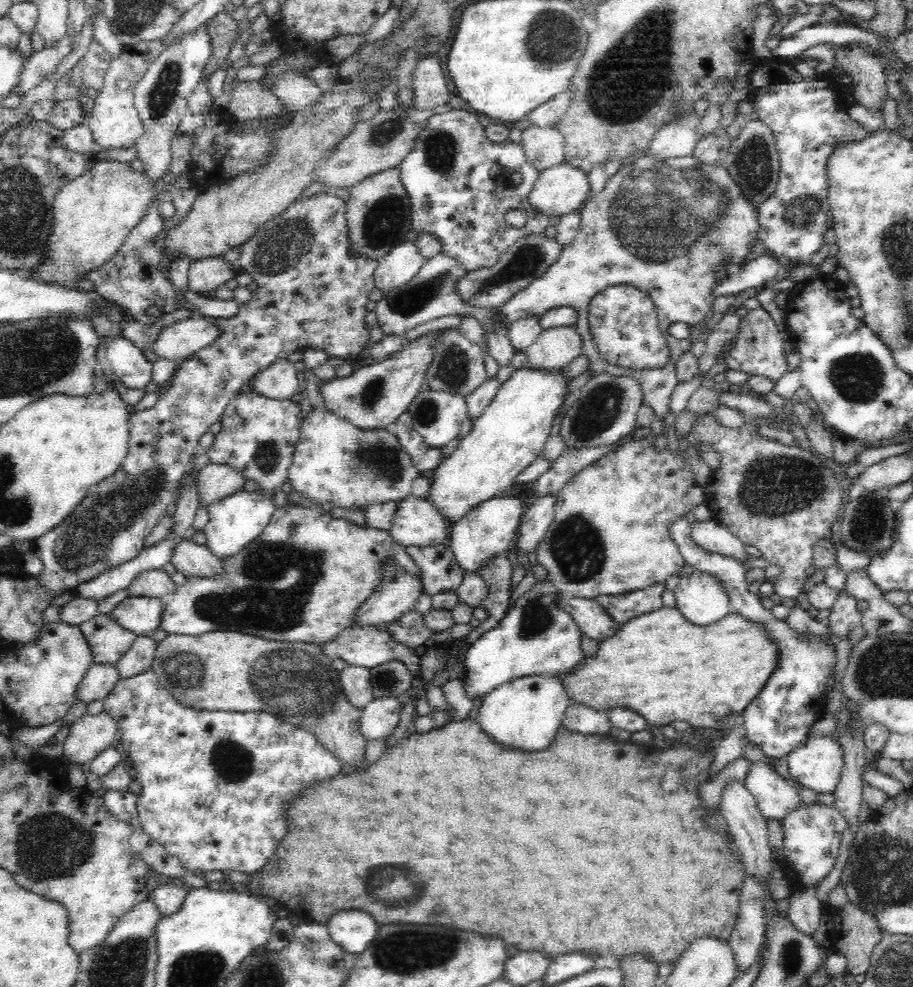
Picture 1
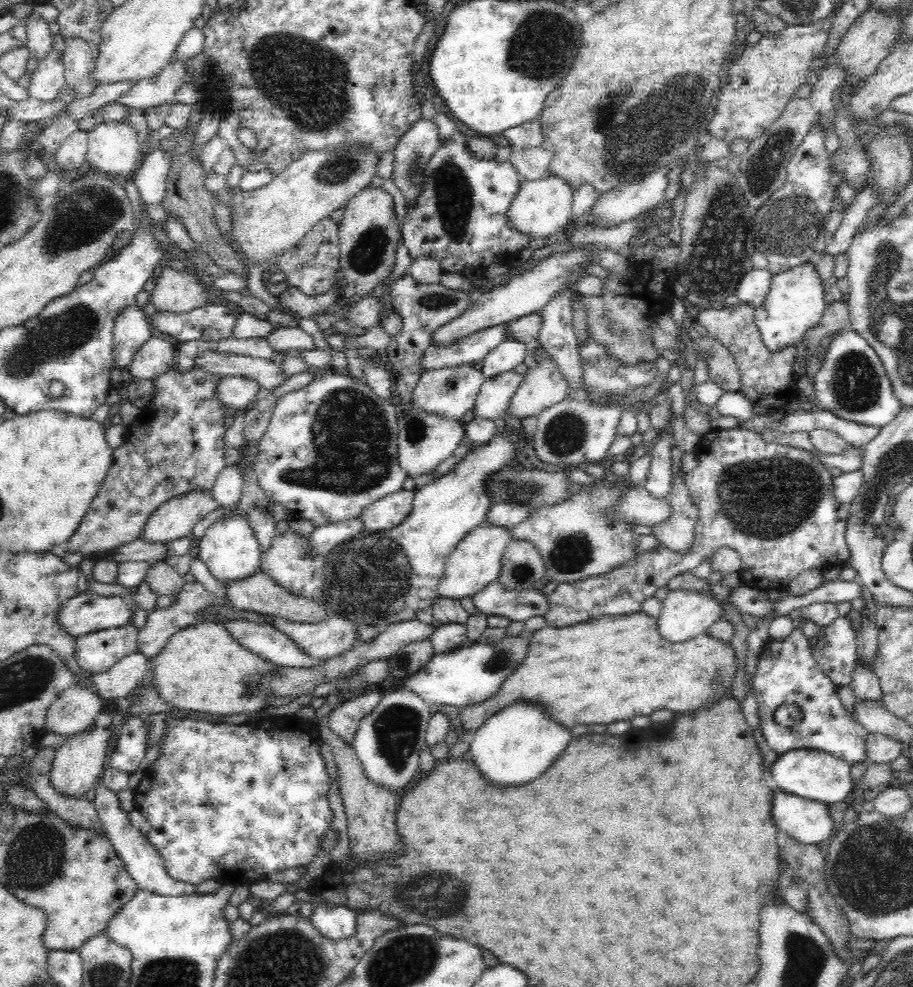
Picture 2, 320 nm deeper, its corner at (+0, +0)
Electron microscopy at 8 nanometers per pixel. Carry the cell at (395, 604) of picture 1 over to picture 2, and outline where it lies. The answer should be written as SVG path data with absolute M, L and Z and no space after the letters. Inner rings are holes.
M334 613L316 624L302 624L278 617L268 618L266 622L291 637L300 649L317 661L338 656L357 641L356 624Z

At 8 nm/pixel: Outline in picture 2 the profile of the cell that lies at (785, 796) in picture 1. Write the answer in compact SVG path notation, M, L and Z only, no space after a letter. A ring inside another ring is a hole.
M780 789L773 792L772 817L780 830L786 830L792 840L818 847L836 834L830 816L830 805L794 796Z

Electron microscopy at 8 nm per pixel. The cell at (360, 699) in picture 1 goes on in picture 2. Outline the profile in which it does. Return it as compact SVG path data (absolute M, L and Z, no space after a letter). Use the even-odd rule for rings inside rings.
M376 688L370 689L374 691L366 690L356 698L346 700L327 716L327 723L331 730L340 737L340 740L347 741L351 746L360 722L377 707L383 697Z

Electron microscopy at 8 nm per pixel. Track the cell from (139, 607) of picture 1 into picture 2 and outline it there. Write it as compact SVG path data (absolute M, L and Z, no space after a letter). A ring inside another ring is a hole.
M81 589L63 602L58 623L70 636L86 636L99 630L123 627L131 622L135 603L120 597L104 597Z

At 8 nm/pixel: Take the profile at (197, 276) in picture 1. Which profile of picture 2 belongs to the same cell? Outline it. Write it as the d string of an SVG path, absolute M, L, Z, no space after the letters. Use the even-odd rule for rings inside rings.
M165 268L150 291L149 302L156 311L187 313L206 303L208 294L196 282L193 273Z

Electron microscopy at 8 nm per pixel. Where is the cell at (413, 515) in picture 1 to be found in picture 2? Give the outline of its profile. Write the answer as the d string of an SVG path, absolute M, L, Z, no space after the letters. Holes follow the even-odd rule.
M402 489L369 504L358 516L362 521L362 530L378 532L398 526L412 510L413 493Z

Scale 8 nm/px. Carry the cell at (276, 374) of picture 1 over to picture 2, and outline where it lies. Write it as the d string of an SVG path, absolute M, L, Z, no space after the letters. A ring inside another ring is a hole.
M227 376L219 378L215 388L220 402L235 409L245 409L253 401L253 396L258 392L258 381L243 376Z

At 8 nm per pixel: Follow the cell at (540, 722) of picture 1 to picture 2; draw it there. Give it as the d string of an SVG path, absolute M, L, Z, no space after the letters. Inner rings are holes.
M517 701L500 709L500 712L494 716L488 717L488 720L475 730L468 754L472 754L472 760L476 760L476 766L480 768L480 774L486 780L492 780L492 784L500 784L502 788L506 788L512 784L526 784L528 780L542 776L548 764L552 764L552 760L556 760L556 756L564 752L570 738L573 738L570 735L570 729L560 726L558 722L552 722L540 706L532 706L532 702L526 704L526 702Z

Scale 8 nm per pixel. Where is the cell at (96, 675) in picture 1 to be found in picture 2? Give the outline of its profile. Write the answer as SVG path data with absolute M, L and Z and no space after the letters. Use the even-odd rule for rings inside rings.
M72 684L50 705L45 729L56 734L75 735L94 722L103 705L102 698L87 686Z

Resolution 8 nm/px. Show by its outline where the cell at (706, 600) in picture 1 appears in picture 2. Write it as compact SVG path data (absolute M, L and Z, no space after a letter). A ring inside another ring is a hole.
M675 590L661 602L656 629L664 640L683 643L704 633L721 617L720 606L708 596L696 591Z

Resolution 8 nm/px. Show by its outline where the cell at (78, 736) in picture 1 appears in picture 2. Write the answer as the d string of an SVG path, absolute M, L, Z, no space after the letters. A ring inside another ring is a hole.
M108 727L108 730L94 730L82 736L74 735L72 740L58 747L48 774L54 790L66 797L86 798L86 793L100 782L102 771L108 763L106 752L109 752L110 736L115 736L116 732L112 733L112 728Z

